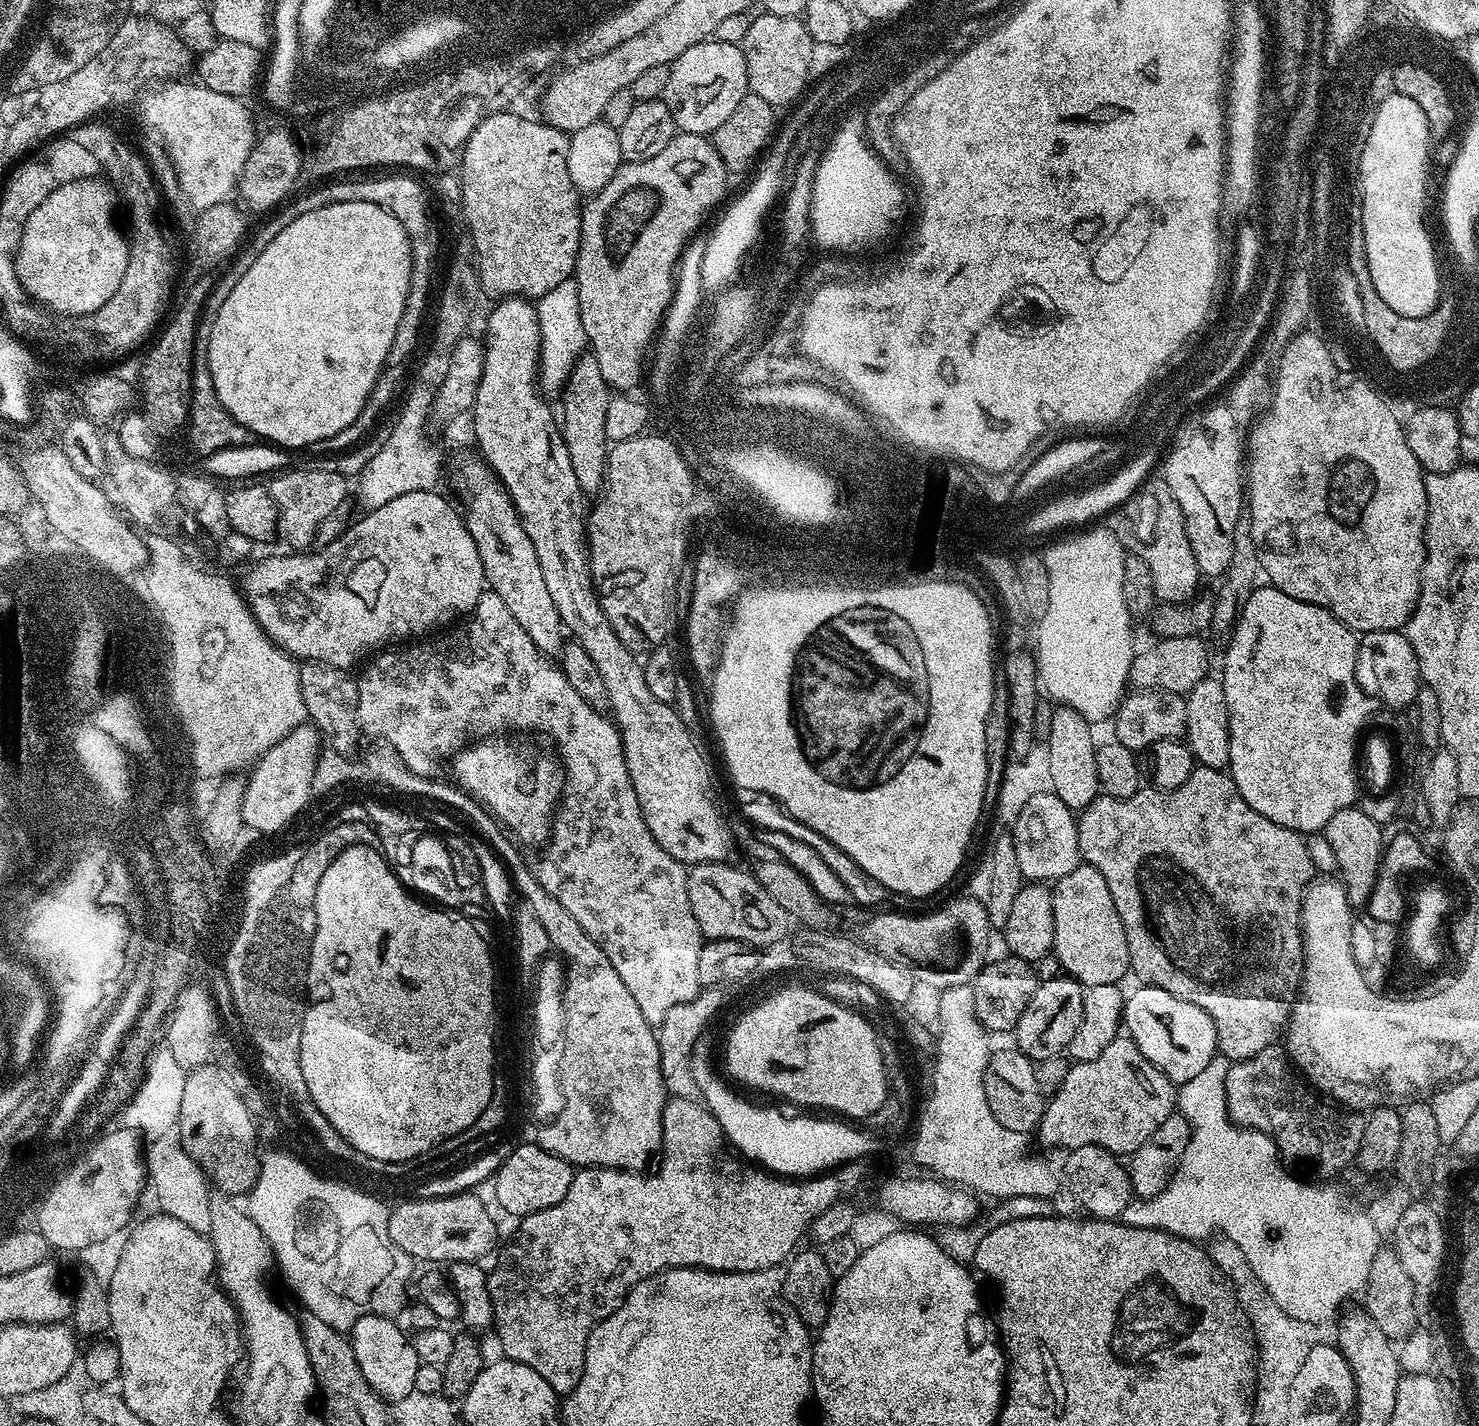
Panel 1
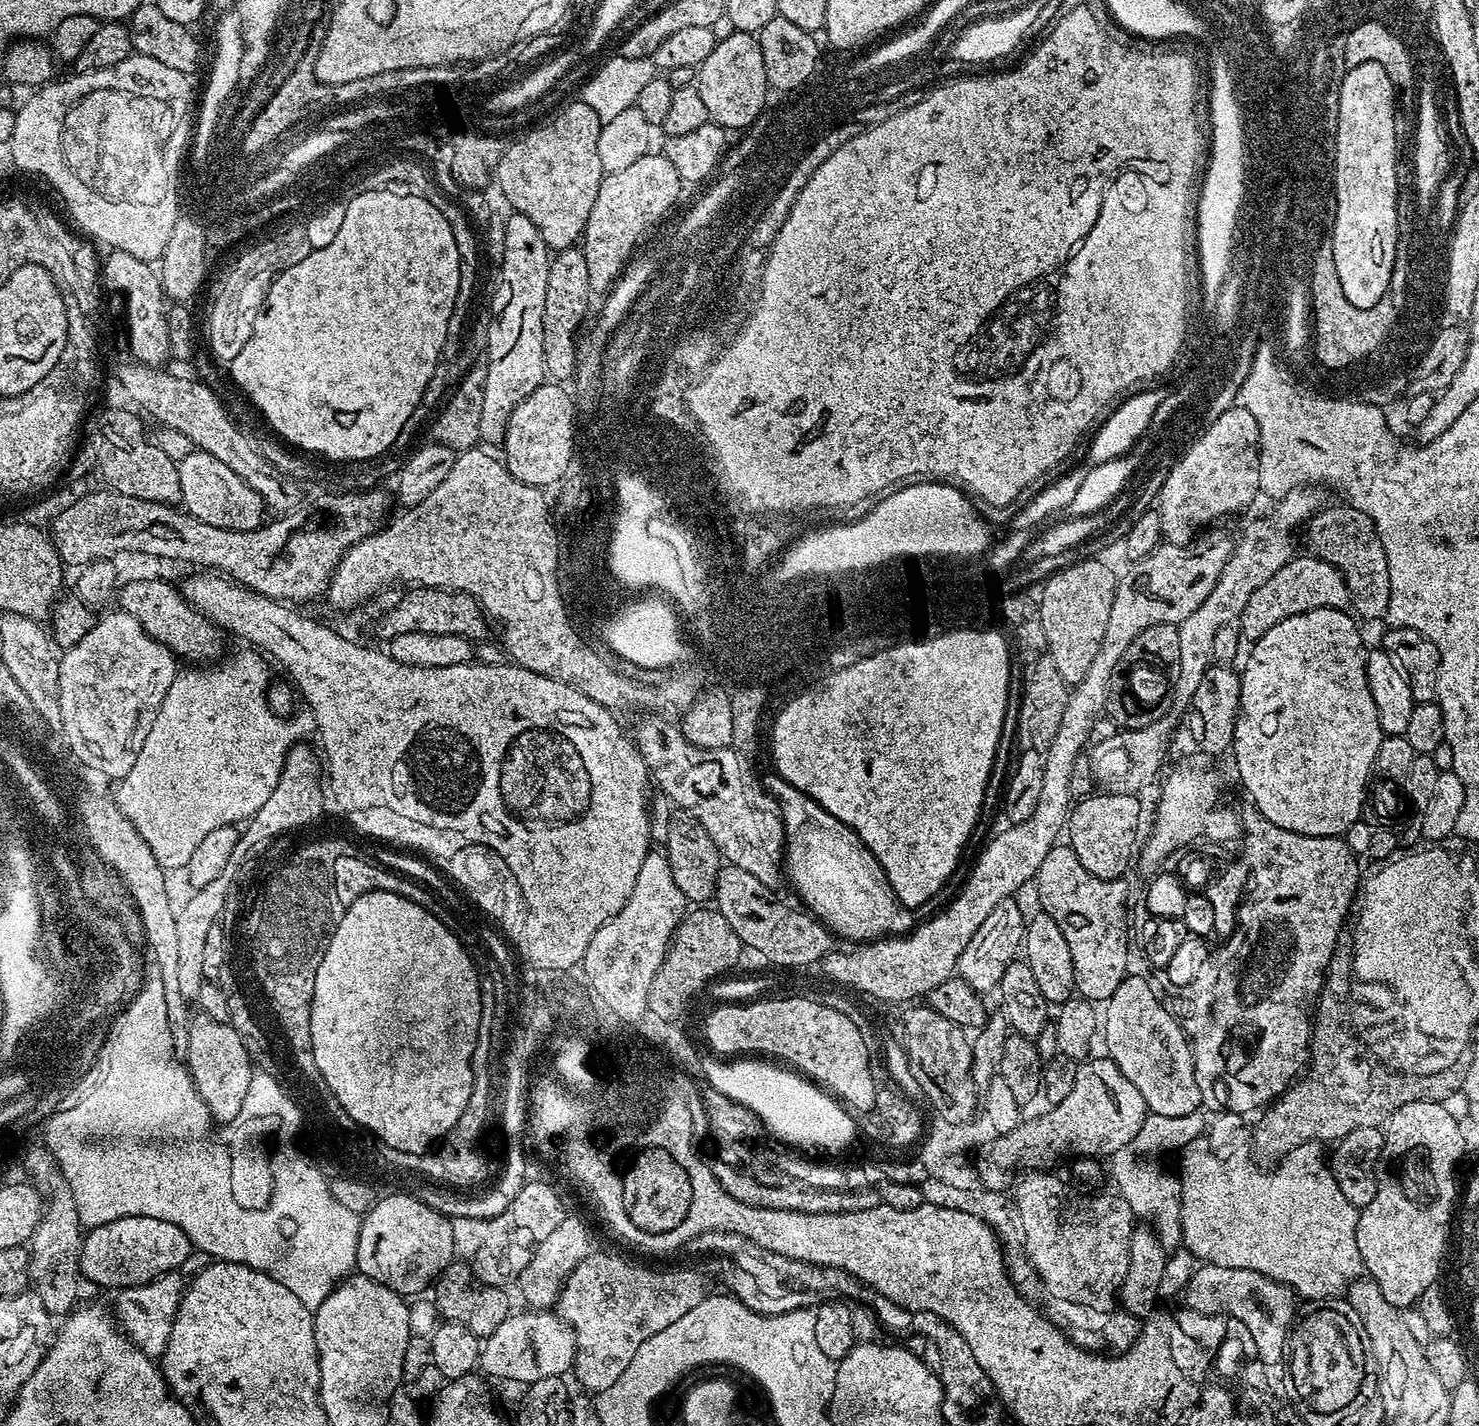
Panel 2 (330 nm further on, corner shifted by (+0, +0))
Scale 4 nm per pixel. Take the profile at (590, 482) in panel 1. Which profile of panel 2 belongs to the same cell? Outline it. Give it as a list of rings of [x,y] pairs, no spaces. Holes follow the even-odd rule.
[[[561,248],[552,256],[550,274],[546,274],[546,307],[542,309],[542,350],[544,371],[553,381],[564,382],[576,371],[576,345],[580,327],[588,316],[588,303],[594,299],[584,249]]]

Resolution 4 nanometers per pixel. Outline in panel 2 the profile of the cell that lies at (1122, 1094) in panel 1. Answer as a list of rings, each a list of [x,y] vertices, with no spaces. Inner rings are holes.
[[[1089,1058],[1079,1065],[1074,1086],[1070,1094],[1062,1102],[1049,1107],[1037,1120],[1025,1119],[1010,1134],[997,1136],[991,1144],[981,1151],[981,1156],[974,1160],[974,1167],[981,1189],[1007,1193],[1013,1187],[1014,1181],[1025,1170],[1048,1170],[1059,1156],[1072,1151],[1073,1157],[1094,1156],[1110,1158],[1118,1150],[1122,1150],[1142,1130],[1142,1122],[1149,1116],[1149,1110],[1142,1094],[1138,1094],[1138,1086],[1118,1070],[1113,1060],[1107,1058]]]

